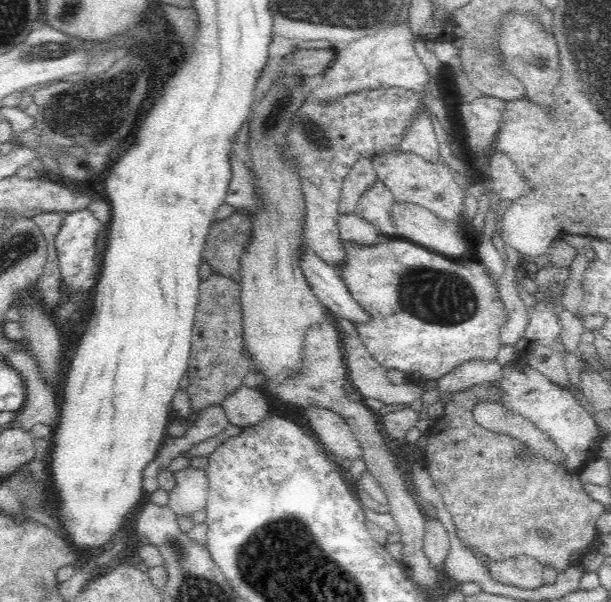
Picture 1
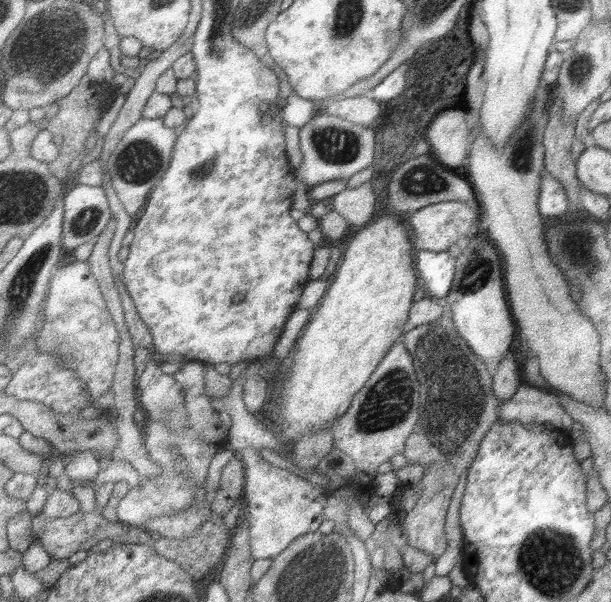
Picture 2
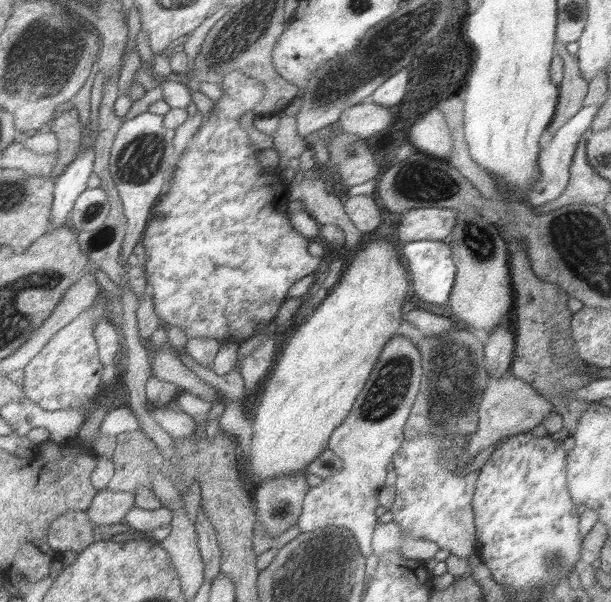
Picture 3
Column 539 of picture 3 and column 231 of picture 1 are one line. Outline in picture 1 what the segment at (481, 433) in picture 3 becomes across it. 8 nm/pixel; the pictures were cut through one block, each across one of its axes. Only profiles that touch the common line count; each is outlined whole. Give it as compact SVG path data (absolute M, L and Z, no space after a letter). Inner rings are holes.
M240 386L222 406L230 424L250 428L266 418L266 412L270 410L268 402L270 398L260 388Z

